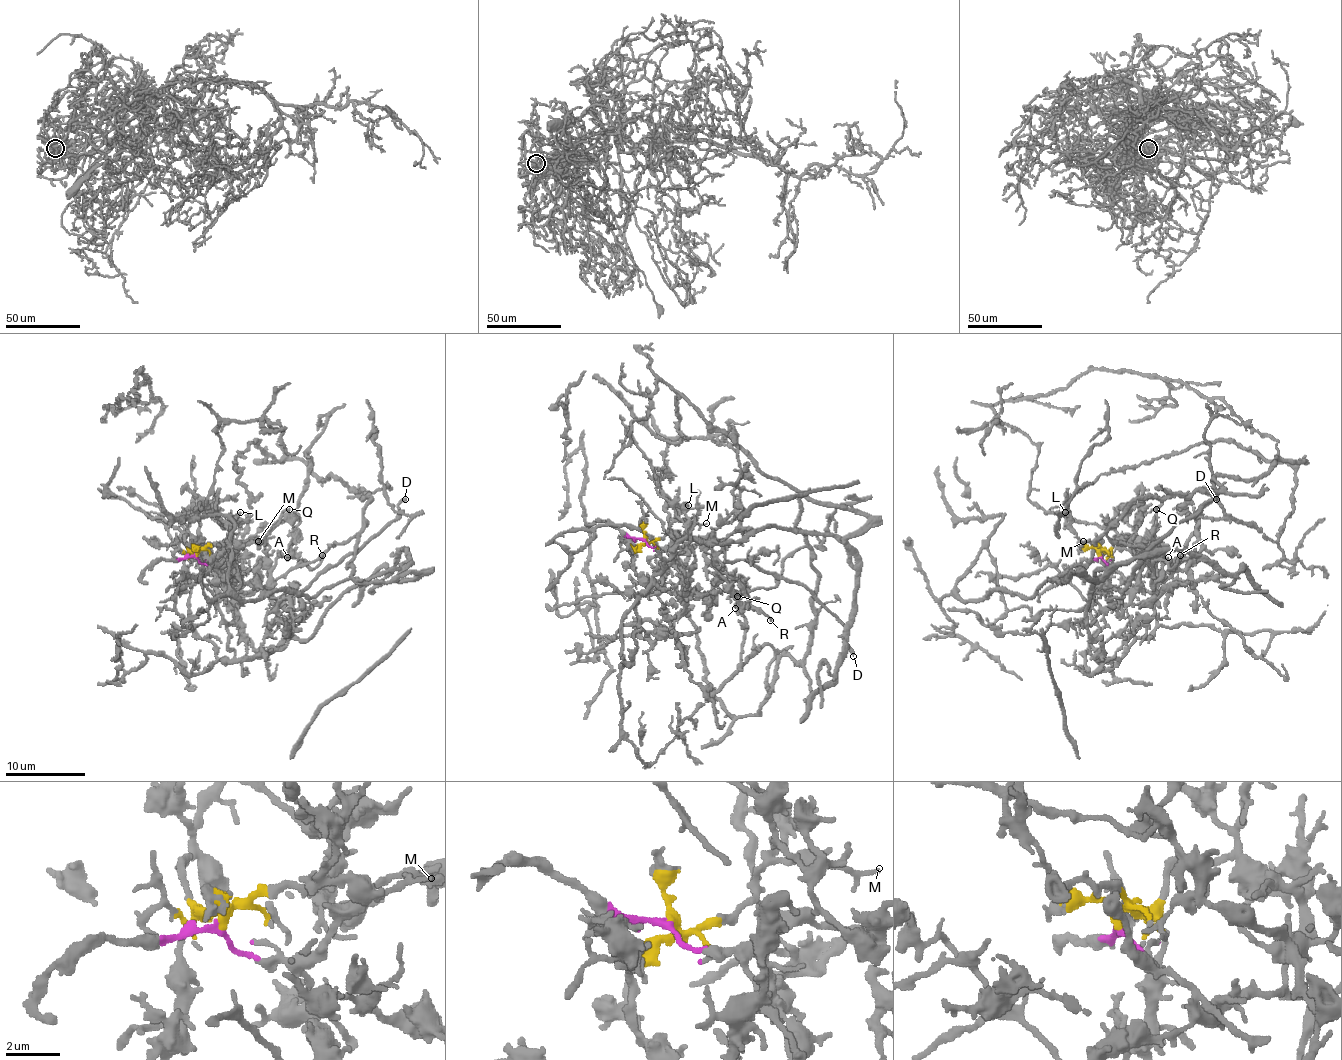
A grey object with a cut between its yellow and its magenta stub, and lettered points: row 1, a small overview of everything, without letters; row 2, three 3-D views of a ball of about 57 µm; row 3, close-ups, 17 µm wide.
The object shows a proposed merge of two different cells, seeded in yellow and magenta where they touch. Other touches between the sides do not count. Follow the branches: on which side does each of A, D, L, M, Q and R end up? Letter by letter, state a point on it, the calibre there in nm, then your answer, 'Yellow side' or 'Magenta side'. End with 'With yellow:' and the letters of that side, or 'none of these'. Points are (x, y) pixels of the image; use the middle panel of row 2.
A: Place: (735, 608). Thickness 200 nm. Yellow side
D: Place: (853, 656). Thickness 280 nm. Yellow side
L: Place: (688, 505). Thickness 160 nm. Yellow side
M: Place: (706, 523). Thickness 110 nm. Yellow side
Q: Place: (737, 596). Thickness 180 nm. Yellow side
R: Place: (770, 620). Thickness 160 nm. Magenta side
With yellow: A, D, L, M, Q

